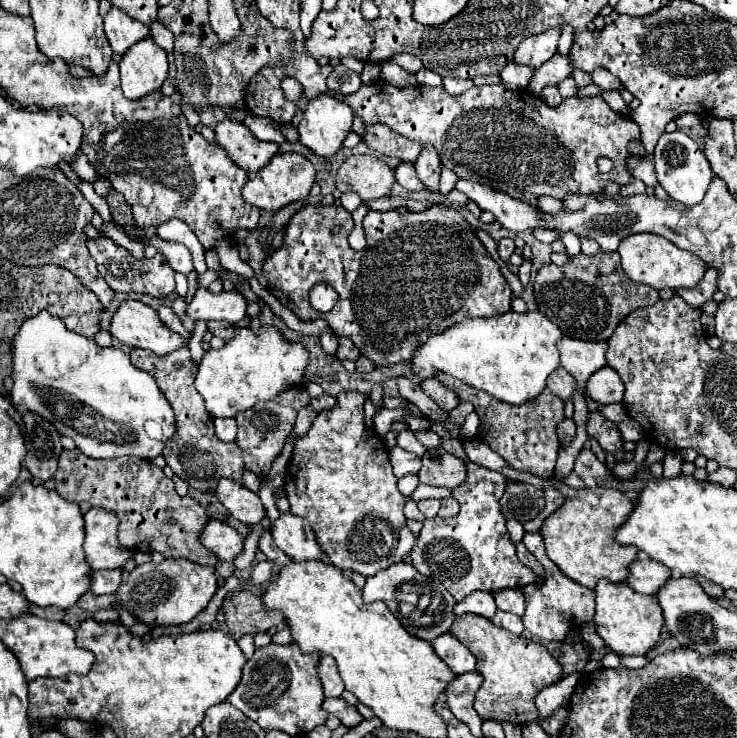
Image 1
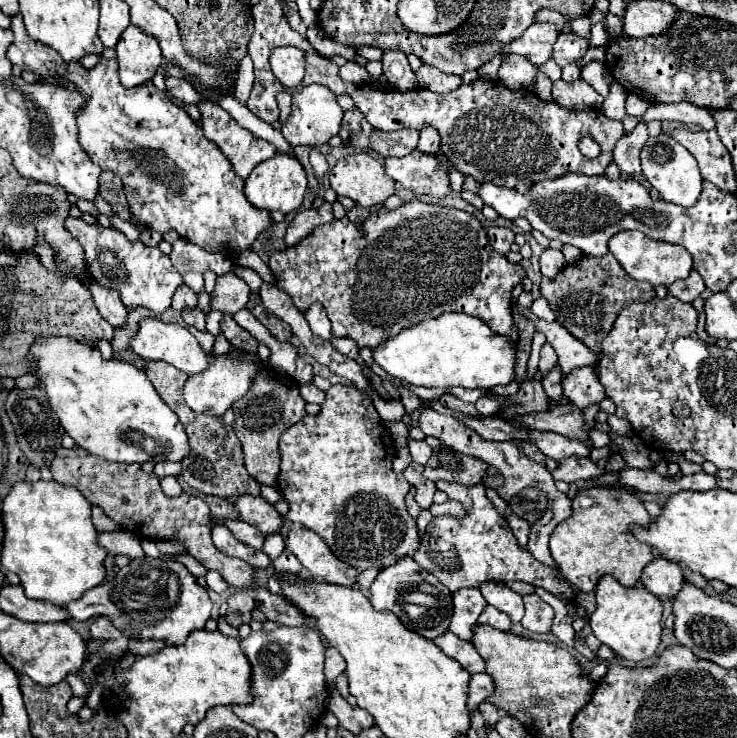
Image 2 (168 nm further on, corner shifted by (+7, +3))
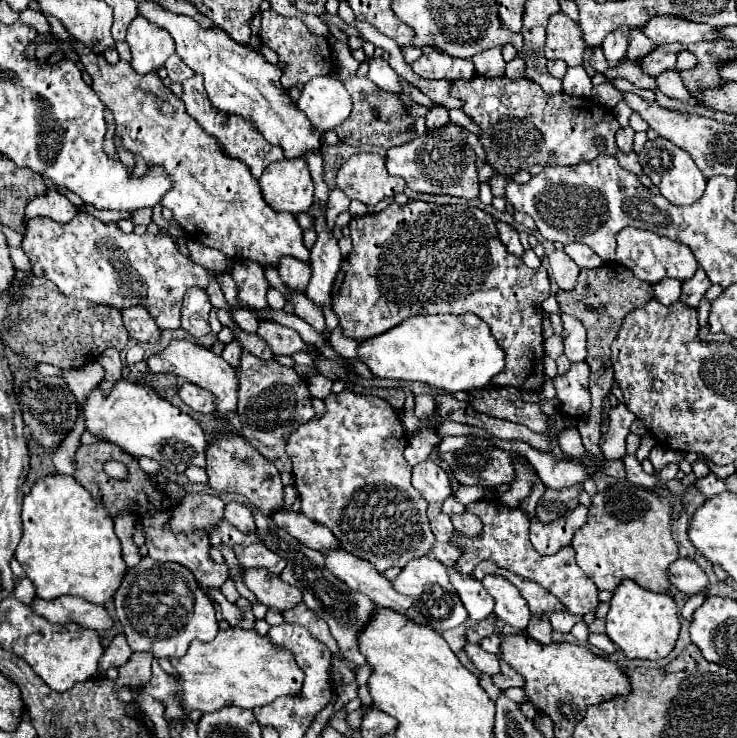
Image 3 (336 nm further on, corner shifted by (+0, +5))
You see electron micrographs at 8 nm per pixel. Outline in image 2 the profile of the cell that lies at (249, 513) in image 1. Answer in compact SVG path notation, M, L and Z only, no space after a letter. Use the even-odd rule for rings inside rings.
M240 496L234 500L234 506L240 512L240 518L256 526L264 536L280 532L284 524L284 516L274 508L274 504L260 496Z

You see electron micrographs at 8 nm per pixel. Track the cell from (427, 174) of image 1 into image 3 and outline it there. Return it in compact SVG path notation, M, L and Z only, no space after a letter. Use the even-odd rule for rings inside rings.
M435 106L435 108L429 110L429 114L427 114L425 118L427 118L427 128L429 128L429 130L443 128L443 126L447 124L447 120L449 120L449 116L447 116L447 108L443 108L443 106Z

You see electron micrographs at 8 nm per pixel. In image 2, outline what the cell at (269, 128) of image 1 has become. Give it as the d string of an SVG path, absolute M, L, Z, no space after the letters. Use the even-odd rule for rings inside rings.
M320 84L304 86L300 92L296 92L292 96L292 112L286 118L286 122L282 124L282 134L288 142L292 142L292 146L300 146L300 144L322 146L330 140L330 136L338 134L342 114L344 114L344 110L338 106L332 90L328 90L326 86L320 86Z

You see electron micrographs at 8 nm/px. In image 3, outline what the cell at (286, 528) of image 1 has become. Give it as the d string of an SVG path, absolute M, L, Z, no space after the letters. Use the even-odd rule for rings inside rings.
M329 548L325 554L325 568L329 568L339 580L343 580L349 588L363 592L369 596L377 606L391 608L395 612L405 612L413 600L407 596L399 596L391 582L383 578L371 564L365 560L359 560L357 556L351 556L349 552L341 548Z

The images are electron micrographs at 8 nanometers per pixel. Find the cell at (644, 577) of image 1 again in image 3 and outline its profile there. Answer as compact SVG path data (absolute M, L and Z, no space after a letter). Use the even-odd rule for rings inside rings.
M679 558L675 560L669 570L667 570L669 582L673 586L673 590L683 592L687 596L693 596L697 592L703 592L707 586L707 576L705 572L697 566L697 562L689 560L689 558Z

